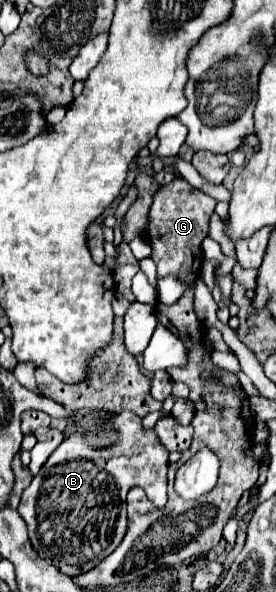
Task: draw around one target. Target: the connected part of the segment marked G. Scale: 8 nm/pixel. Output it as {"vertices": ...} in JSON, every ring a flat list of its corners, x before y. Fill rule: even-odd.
{"vertices":[[173,180,161,186,149,208,149,224,145,228,145,242,153,248,151,258,157,264,157,276,175,274,183,284,195,282,197,270,201,270,201,240,207,236,209,230,209,216,215,210,217,200,207,196,201,190,191,188,185,180]]}

